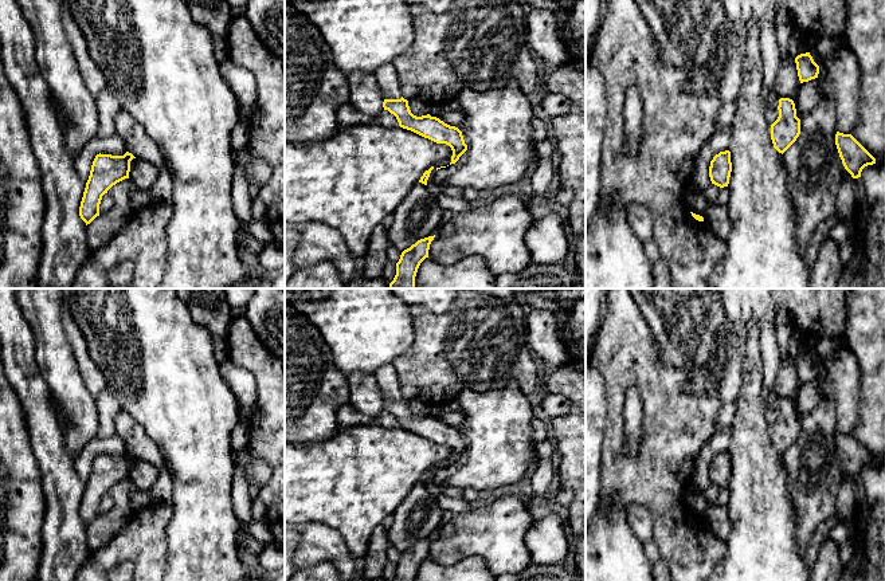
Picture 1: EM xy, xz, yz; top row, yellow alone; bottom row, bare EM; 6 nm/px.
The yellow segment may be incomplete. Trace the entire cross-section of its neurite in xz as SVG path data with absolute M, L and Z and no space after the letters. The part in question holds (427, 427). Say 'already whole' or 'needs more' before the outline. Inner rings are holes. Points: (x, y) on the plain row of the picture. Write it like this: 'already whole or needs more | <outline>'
needs more | M392 364L377 369L373 376L381 390L383 408L396 417L399 427L436 444L449 445L453 451L450 466L455 464L467 451L462 432L430 415L422 417L414 416L408 401L402 397L399 376Z

